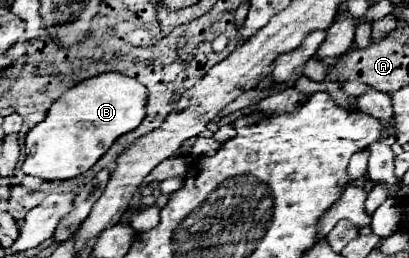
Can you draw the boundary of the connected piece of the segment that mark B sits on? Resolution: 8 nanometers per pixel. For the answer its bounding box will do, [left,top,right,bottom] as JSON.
[22,73,148,181]

